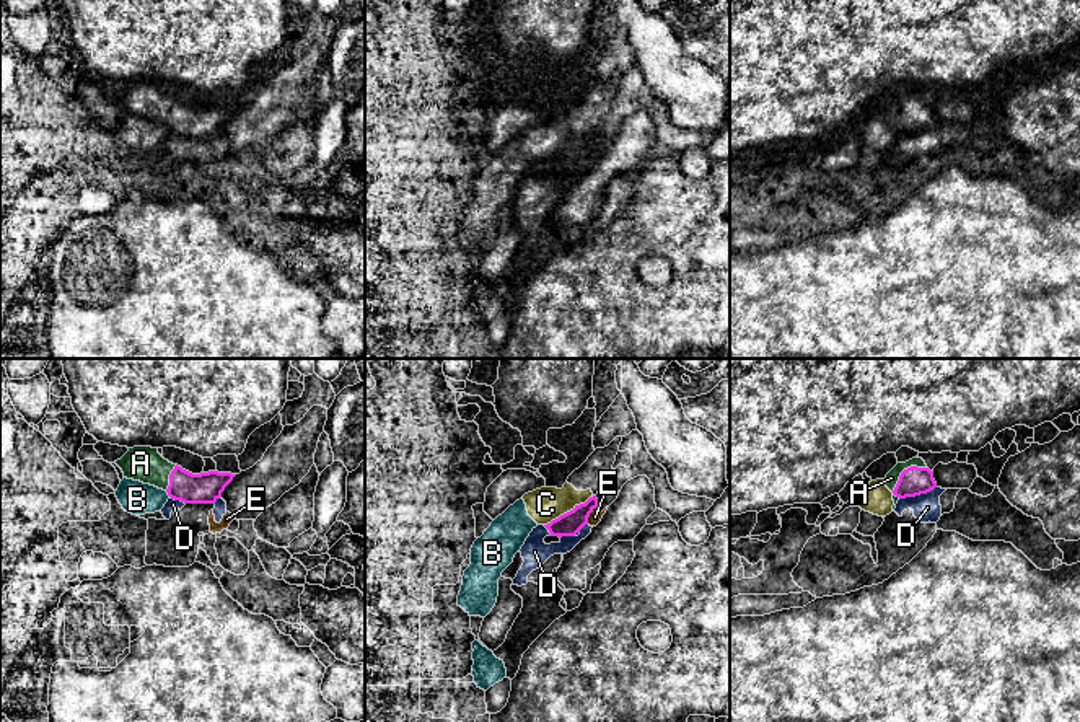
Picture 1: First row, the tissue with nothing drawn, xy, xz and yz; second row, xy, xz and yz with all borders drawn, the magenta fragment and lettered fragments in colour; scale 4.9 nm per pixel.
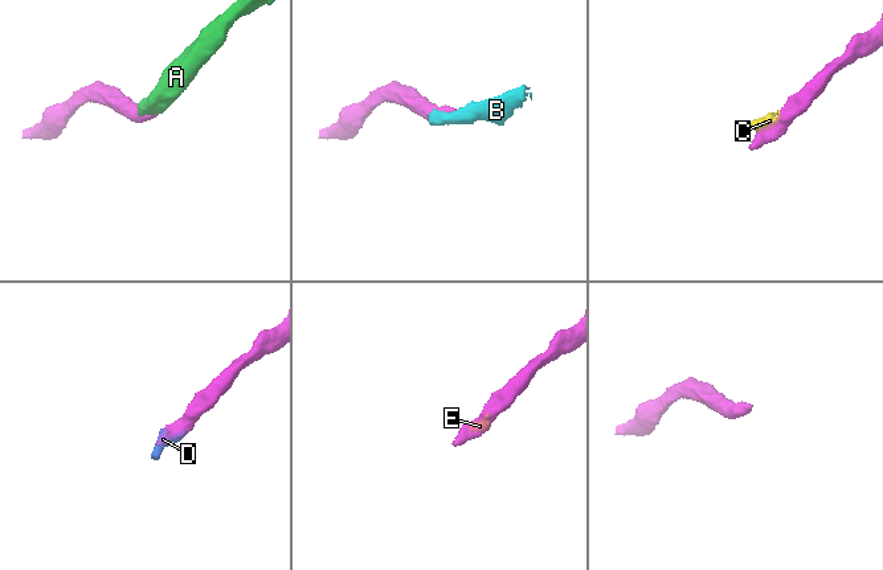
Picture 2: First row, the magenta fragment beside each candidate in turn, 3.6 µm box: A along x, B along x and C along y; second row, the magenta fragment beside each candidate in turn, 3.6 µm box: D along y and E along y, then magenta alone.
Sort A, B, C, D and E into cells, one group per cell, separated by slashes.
A / B C / D E

